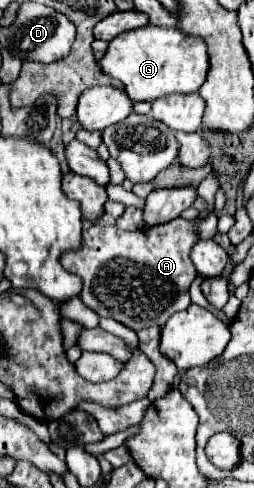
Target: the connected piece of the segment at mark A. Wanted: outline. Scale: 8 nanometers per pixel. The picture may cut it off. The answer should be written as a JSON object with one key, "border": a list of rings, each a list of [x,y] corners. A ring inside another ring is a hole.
{"border":[[[200,213],[198,219],[186,221],[182,217],[174,219],[172,223],[146,227],[138,231],[122,231],[116,225],[92,225],[88,231],[84,231],[84,247],[78,253],[62,255],[62,265],[70,273],[82,277],[82,301],[96,311],[100,317],[112,317],[120,321],[126,327],[132,327],[134,331],[140,331],[144,327],[158,325],[162,327],[168,317],[176,311],[184,311],[190,305],[188,289],[196,279],[196,269],[190,259],[190,252],[198,237],[198,221],[204,219],[206,213]]]}

